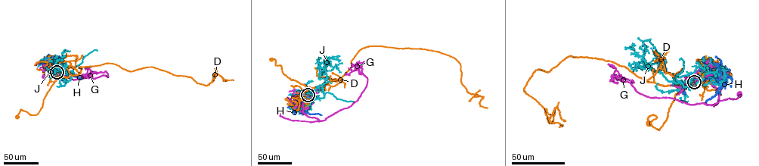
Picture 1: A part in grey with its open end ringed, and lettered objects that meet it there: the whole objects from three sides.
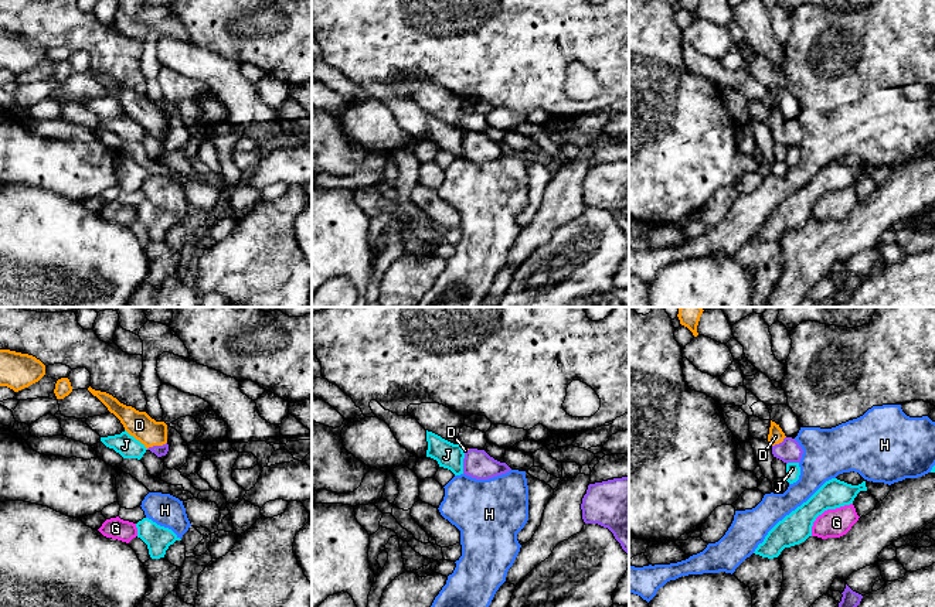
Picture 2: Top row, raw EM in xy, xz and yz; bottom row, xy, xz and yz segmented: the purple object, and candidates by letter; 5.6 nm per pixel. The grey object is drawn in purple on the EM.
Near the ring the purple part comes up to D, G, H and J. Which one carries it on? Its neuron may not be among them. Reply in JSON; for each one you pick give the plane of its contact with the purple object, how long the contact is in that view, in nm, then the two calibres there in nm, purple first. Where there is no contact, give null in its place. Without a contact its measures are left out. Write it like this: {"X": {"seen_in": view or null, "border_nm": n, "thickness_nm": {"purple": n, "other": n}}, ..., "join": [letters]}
{"D": {"seen_in": "xy", "border_nm": 120, "thickness_nm": {"purple": 60, "other": 150}}, "join": ["D"]}

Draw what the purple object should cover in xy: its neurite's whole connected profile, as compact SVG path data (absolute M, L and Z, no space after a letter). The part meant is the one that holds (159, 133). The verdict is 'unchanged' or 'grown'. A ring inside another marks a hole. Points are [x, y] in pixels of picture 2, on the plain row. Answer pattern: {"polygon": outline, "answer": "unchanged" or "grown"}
{"polygon": "M91 69L88 74L120 103L125 113L147 133L157 140L167 137L167 108L164 105L156 105L146 95L139 95L132 89L126 89L106 75L95 74Z", "answer": "grown"}

